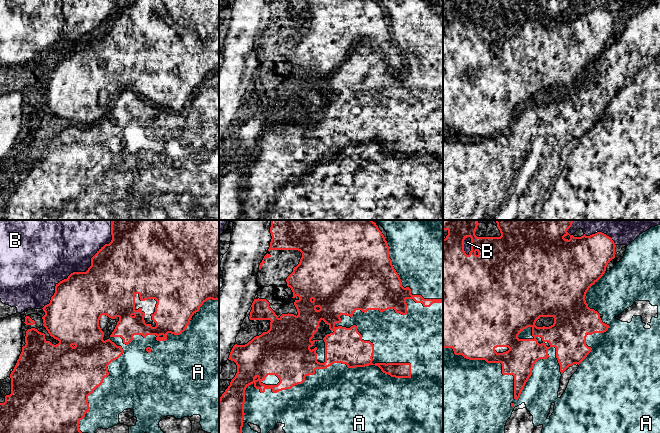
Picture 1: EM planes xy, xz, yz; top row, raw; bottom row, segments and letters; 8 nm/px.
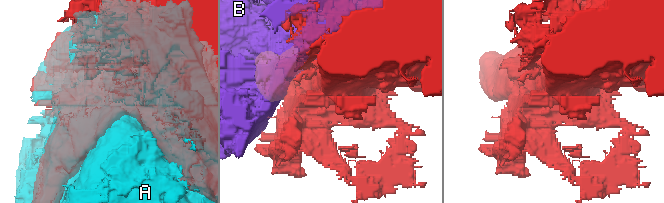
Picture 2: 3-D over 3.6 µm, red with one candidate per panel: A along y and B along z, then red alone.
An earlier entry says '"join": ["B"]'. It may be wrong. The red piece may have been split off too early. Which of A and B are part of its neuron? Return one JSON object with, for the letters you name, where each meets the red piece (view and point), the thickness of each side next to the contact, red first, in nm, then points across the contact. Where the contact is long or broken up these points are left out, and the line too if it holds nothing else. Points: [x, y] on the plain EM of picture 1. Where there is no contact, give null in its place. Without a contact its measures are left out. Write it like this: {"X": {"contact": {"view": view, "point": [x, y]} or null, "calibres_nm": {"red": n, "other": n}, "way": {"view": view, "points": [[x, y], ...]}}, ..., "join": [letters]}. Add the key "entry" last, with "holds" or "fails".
{"join": [], "entry": "fails"}

